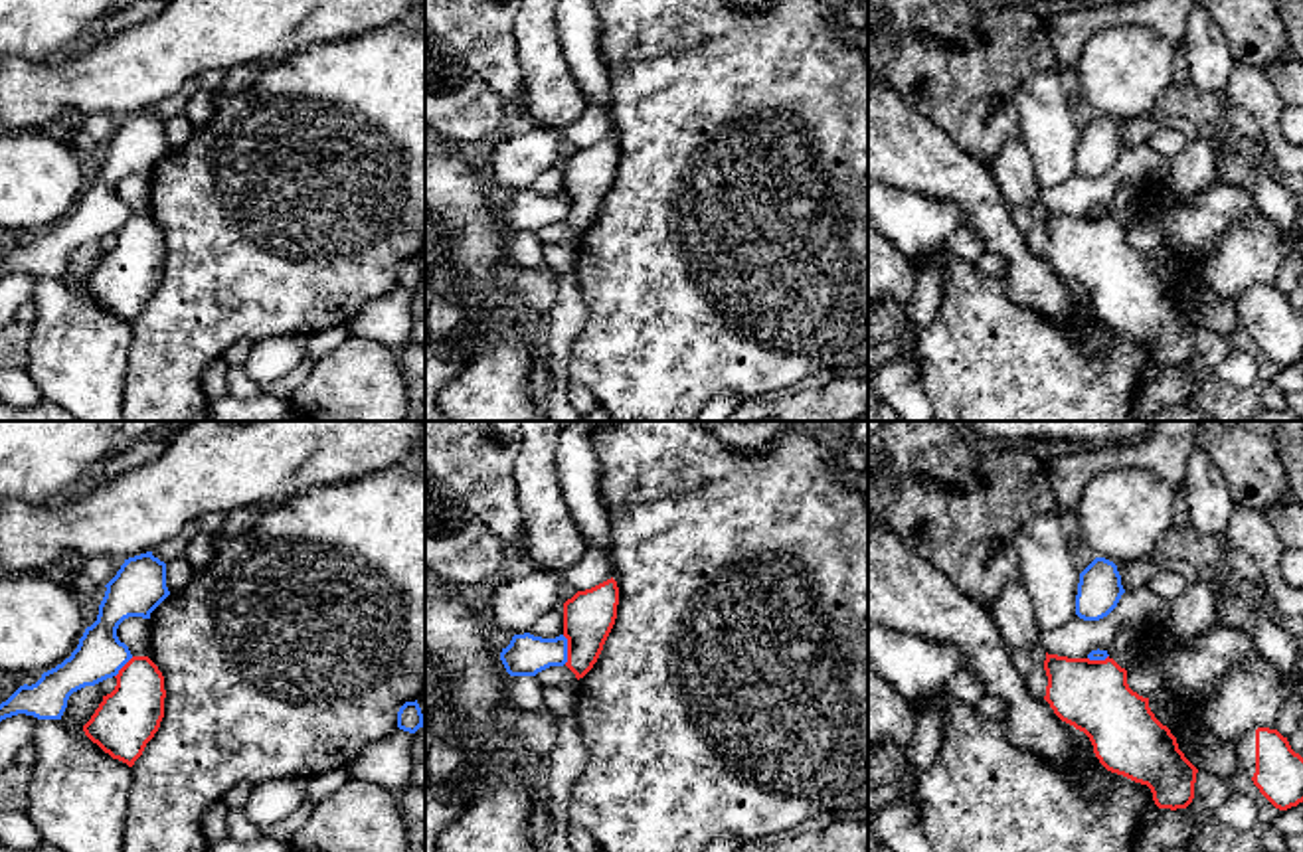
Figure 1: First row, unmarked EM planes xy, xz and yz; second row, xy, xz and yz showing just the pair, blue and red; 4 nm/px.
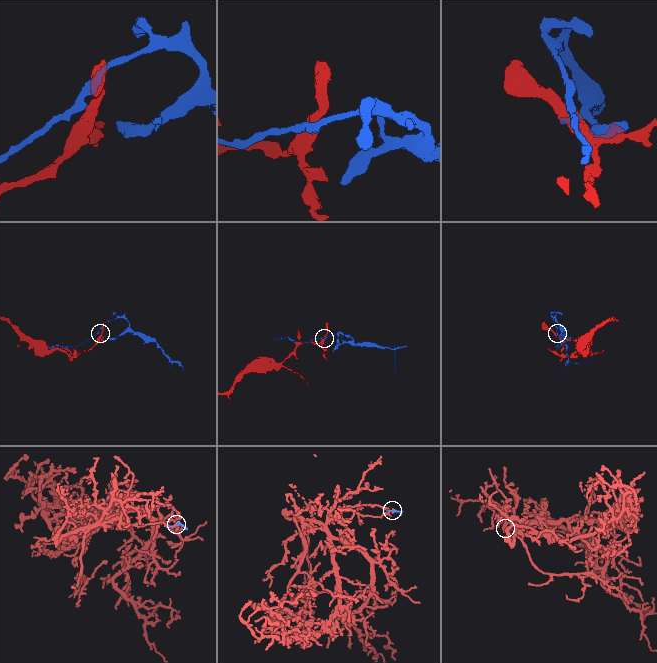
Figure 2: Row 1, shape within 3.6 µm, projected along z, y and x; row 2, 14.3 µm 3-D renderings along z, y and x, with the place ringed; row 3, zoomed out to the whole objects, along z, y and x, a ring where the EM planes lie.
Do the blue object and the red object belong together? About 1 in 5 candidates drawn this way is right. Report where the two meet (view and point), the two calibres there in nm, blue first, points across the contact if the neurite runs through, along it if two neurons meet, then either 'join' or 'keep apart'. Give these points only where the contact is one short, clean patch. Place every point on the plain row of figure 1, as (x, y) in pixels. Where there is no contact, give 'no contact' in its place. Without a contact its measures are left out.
contact xz (566, 206); calibres 170 and 200 nm; border xz (562, 192), (566, 196), (566, 220); keep apart

